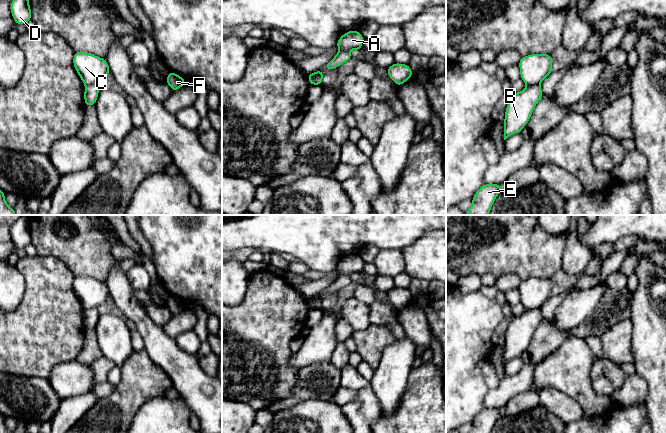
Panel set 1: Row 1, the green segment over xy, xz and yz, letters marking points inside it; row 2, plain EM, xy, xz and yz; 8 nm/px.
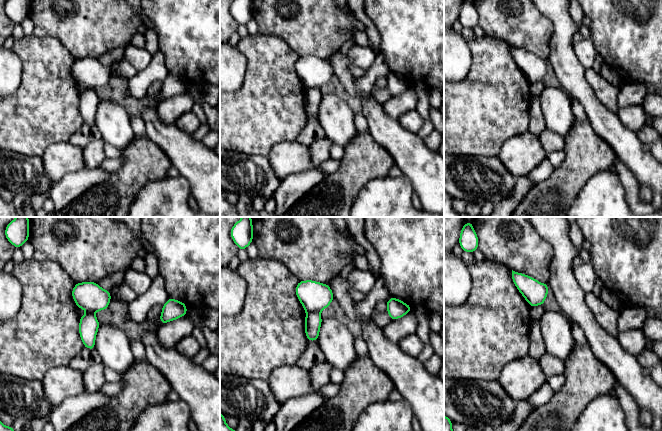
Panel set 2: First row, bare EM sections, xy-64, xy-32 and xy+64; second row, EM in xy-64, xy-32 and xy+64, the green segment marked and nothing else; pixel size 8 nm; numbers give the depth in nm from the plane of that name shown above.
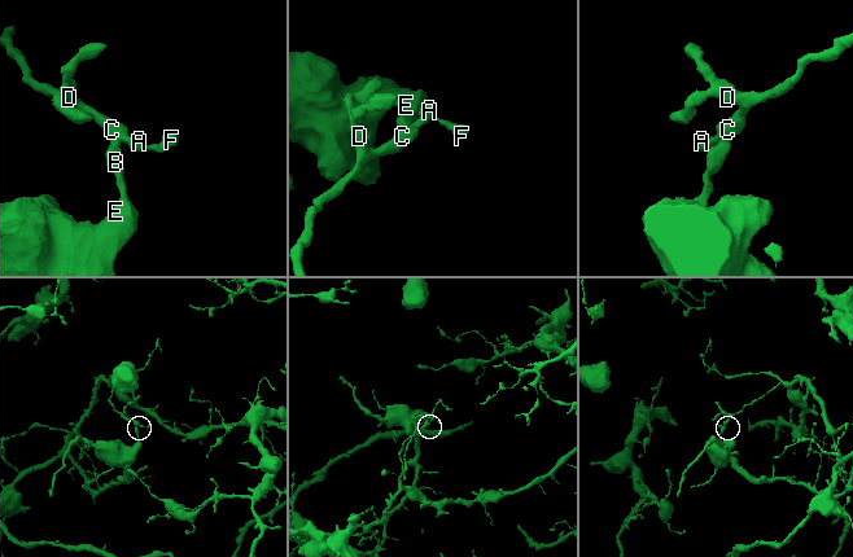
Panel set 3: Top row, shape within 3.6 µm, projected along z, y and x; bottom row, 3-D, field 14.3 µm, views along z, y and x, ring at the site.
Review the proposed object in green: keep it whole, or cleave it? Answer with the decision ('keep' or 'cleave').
cleave

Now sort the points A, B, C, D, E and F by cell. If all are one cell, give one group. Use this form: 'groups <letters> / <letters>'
groups A C D F / B E

